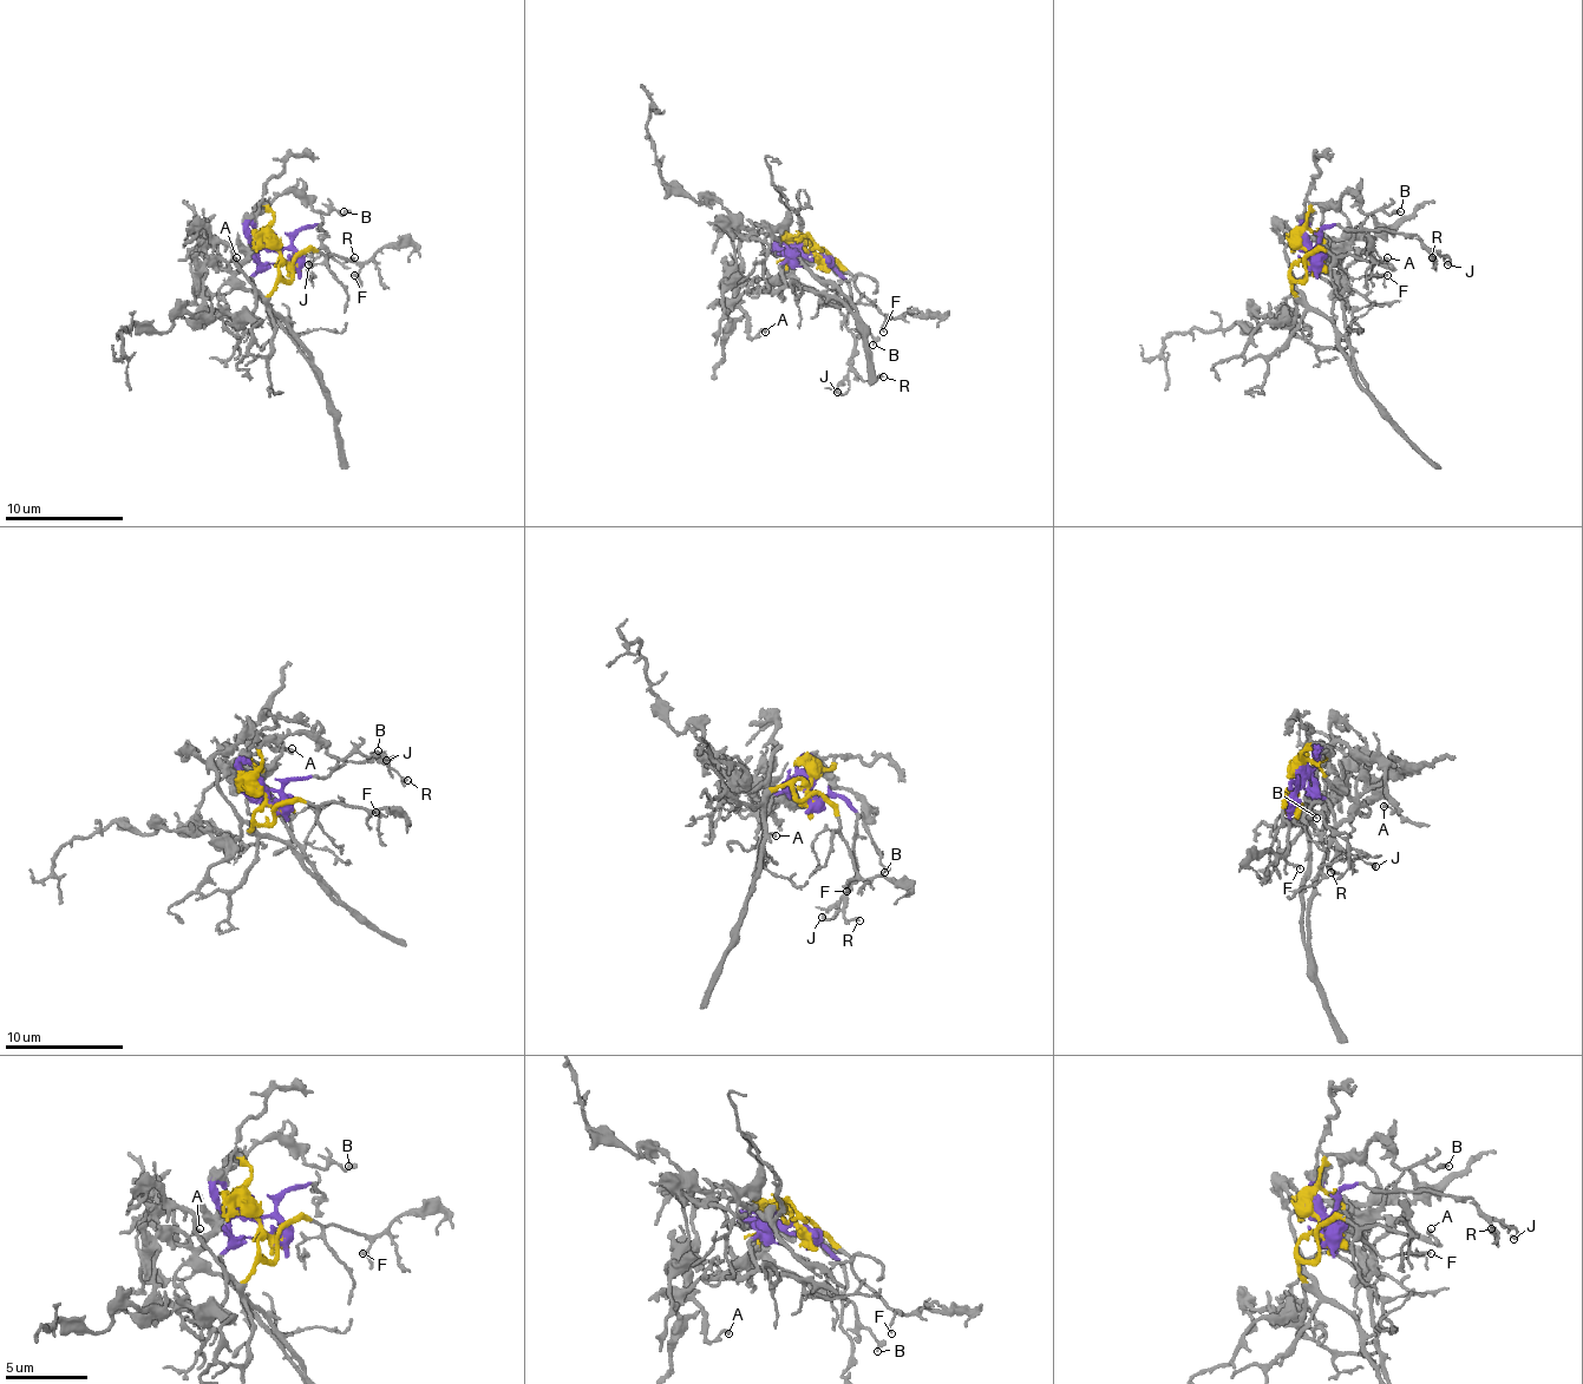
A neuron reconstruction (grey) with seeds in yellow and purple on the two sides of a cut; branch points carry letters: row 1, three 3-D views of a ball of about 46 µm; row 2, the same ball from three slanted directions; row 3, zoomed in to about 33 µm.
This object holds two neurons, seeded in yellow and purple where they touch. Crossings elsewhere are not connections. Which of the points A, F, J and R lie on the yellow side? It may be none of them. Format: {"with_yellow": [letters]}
{"with_yellow": ["A", "F"]}

